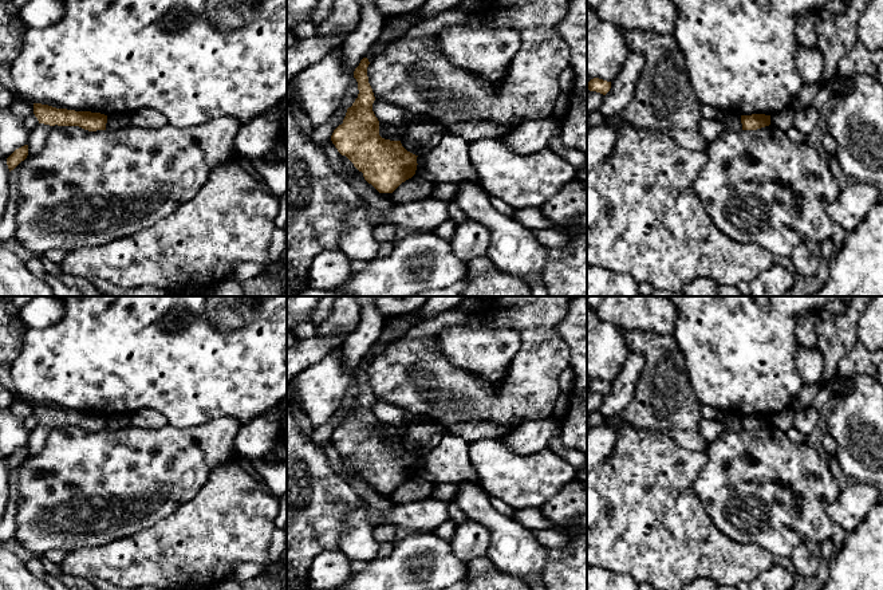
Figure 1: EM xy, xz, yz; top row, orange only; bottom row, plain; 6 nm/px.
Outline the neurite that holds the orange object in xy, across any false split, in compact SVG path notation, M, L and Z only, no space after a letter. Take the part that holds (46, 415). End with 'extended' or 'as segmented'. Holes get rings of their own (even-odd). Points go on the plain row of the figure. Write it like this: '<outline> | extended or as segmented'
M33 404L33 414L39 424L79 426L88 432L106 430L107 424L107 416L100 413L56 409L42 404Z | as segmented

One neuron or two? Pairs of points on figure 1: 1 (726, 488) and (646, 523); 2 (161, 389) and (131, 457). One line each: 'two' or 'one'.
1: two
2: two

